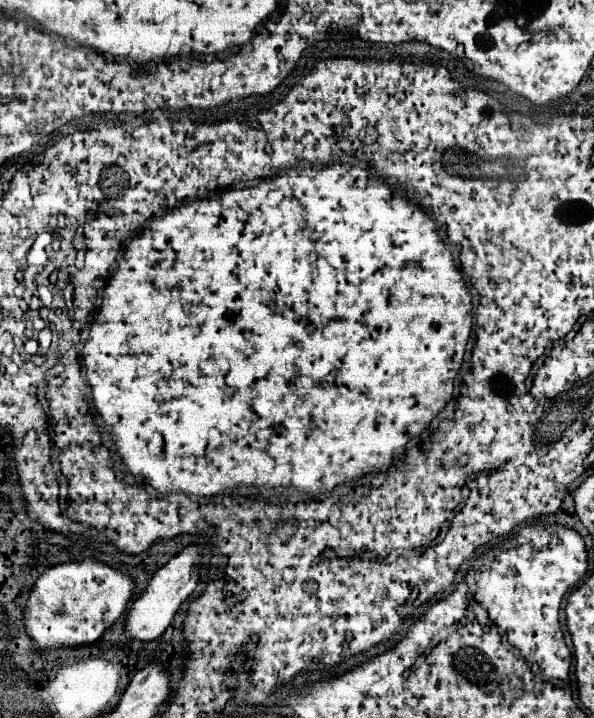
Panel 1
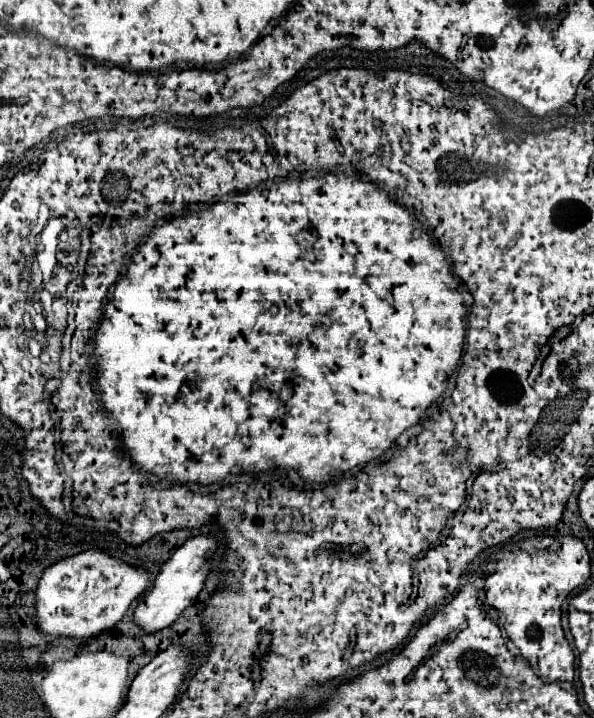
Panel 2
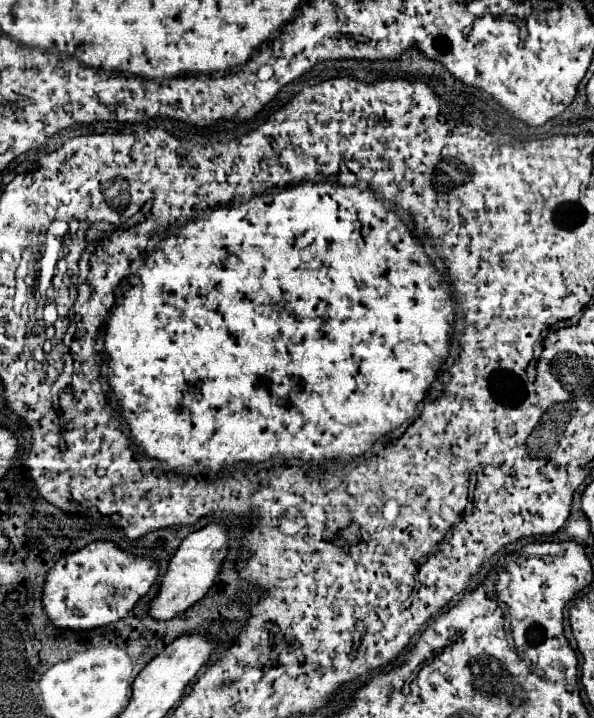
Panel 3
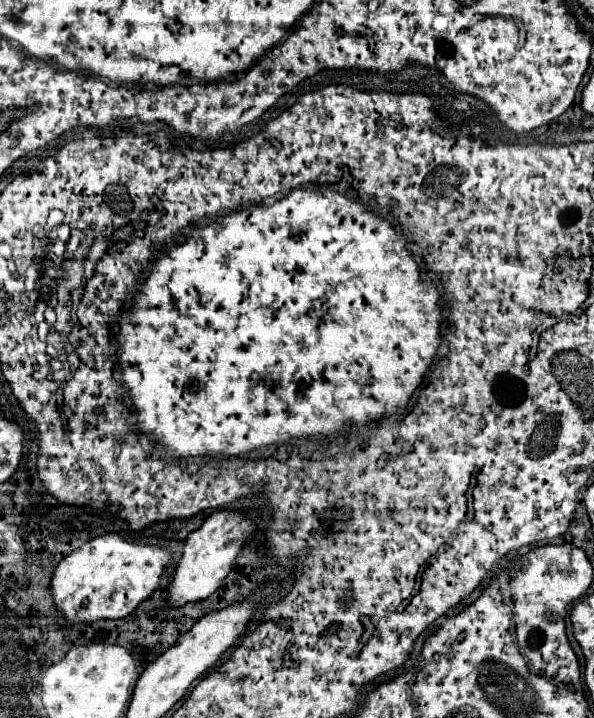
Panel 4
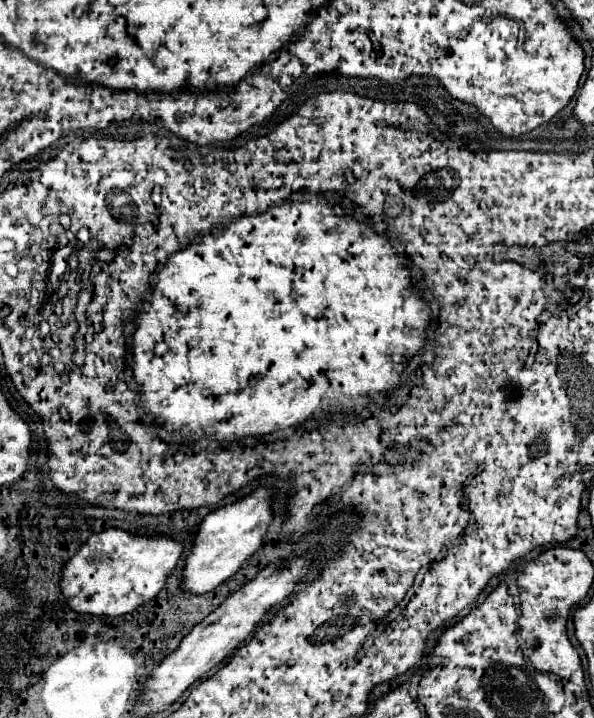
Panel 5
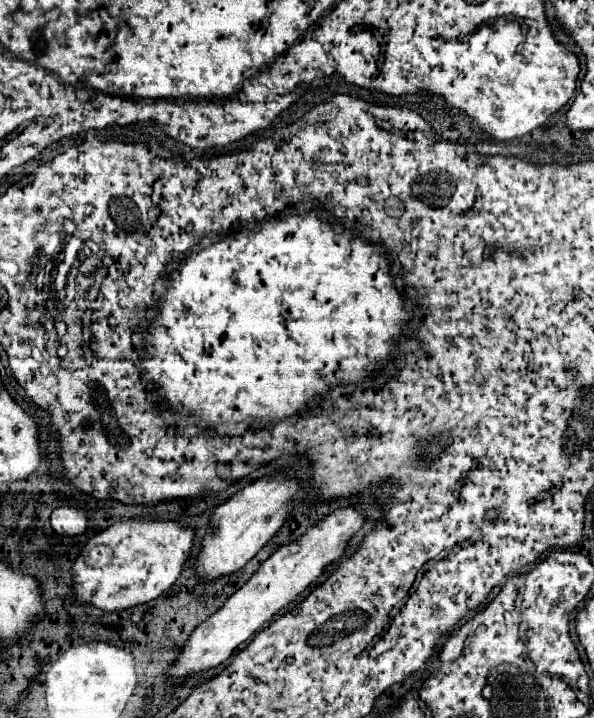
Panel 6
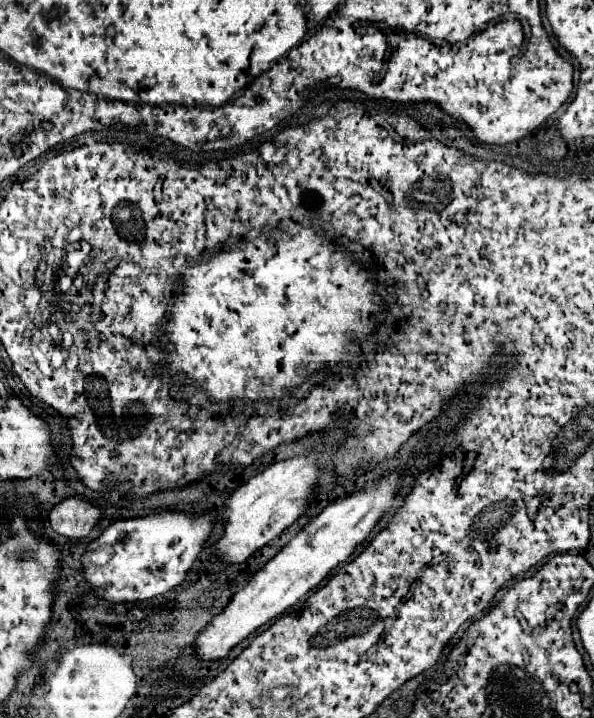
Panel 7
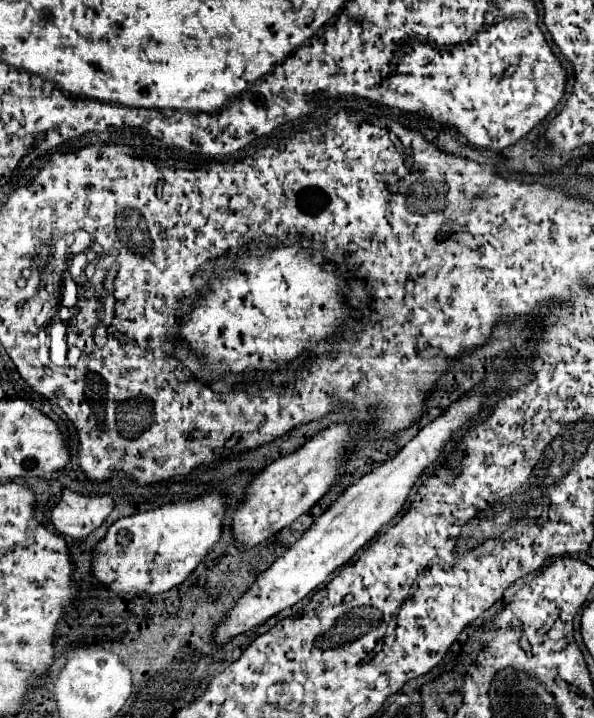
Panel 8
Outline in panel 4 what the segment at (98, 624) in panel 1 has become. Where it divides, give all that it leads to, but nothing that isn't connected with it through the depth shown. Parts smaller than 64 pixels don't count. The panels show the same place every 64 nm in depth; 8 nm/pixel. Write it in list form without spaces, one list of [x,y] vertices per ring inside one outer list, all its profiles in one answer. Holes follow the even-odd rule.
[[[106,532],[88,540],[58,564],[52,576],[54,604],[68,620],[74,622],[124,618],[152,596],[170,562],[172,554],[166,548],[128,542],[118,532]]]

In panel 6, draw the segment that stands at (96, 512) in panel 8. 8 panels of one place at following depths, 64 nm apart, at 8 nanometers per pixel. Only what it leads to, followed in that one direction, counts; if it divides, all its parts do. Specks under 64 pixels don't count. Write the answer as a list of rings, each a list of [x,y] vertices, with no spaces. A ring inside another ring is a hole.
[[[60,506],[50,516],[50,524],[52,524],[54,532],[61,536],[84,534],[88,522],[90,522],[90,518],[78,506]]]

